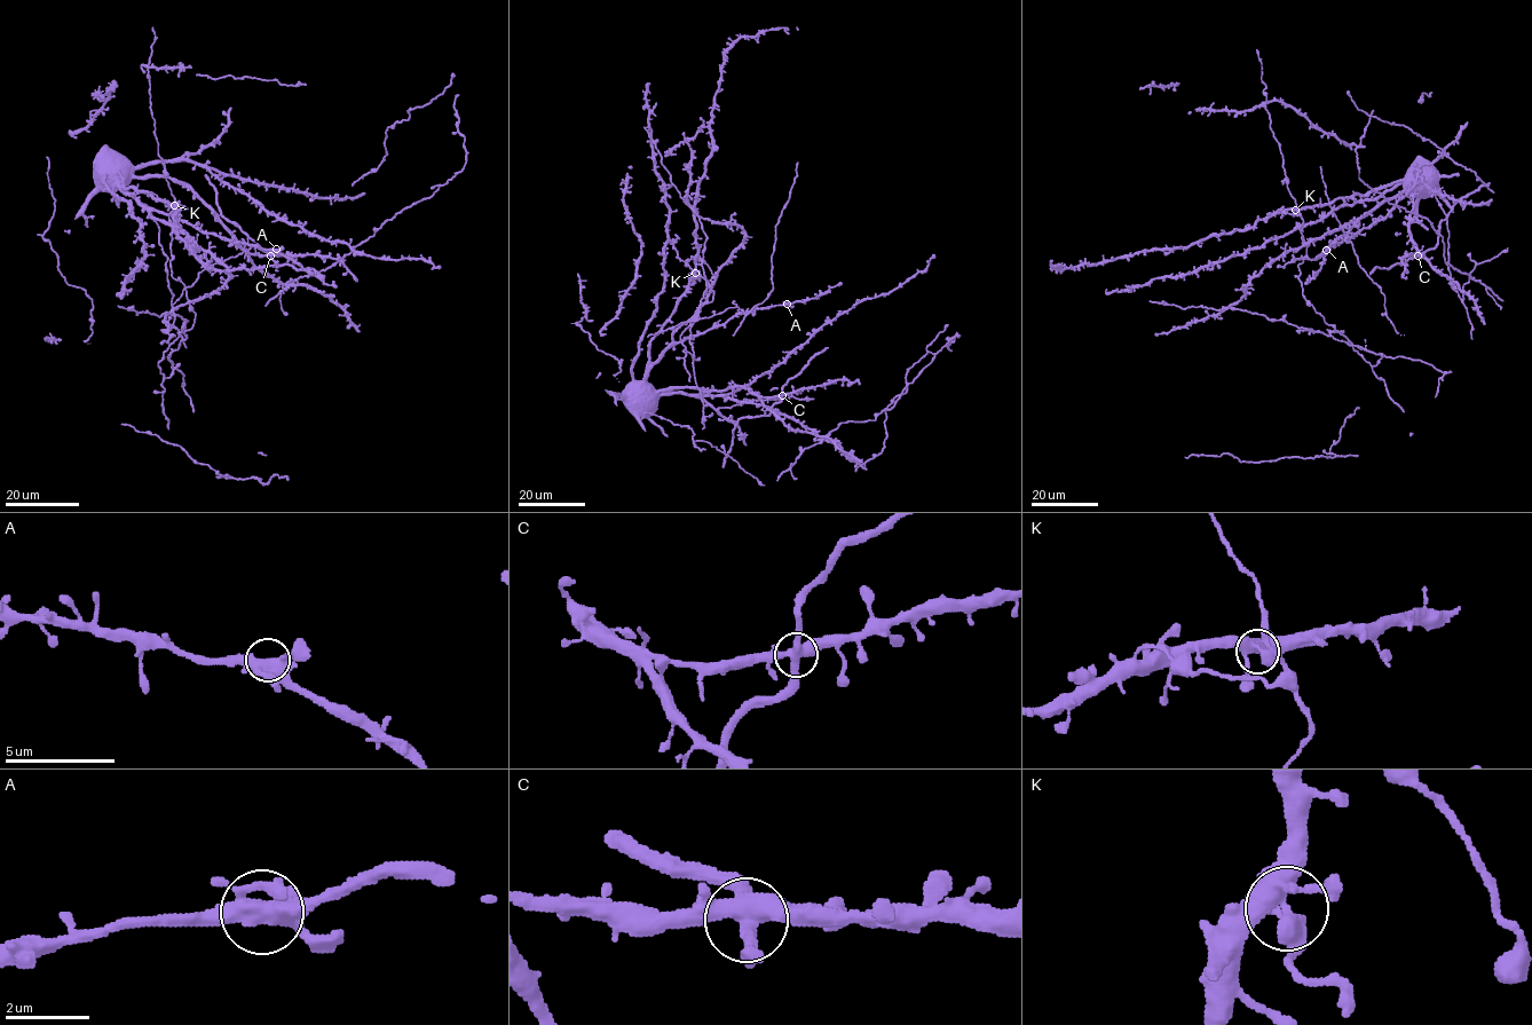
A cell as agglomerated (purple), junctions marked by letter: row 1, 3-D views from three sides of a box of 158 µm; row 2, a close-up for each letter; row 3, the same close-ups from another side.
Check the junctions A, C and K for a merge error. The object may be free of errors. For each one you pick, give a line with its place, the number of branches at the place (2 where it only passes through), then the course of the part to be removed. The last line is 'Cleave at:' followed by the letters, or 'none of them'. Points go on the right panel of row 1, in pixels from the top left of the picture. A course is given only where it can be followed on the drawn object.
C: place (1418, 255); branches 5
Cleave at: C

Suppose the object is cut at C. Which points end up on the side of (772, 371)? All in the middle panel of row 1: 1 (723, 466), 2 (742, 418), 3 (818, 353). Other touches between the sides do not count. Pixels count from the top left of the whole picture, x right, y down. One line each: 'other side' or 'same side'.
1: other side
2: other side
3: other side

